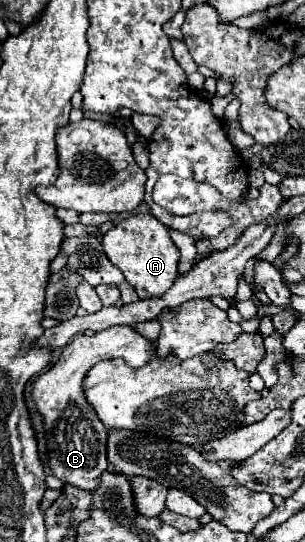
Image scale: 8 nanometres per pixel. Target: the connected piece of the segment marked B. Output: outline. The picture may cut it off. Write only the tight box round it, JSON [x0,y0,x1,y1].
[33,326,155,492]

